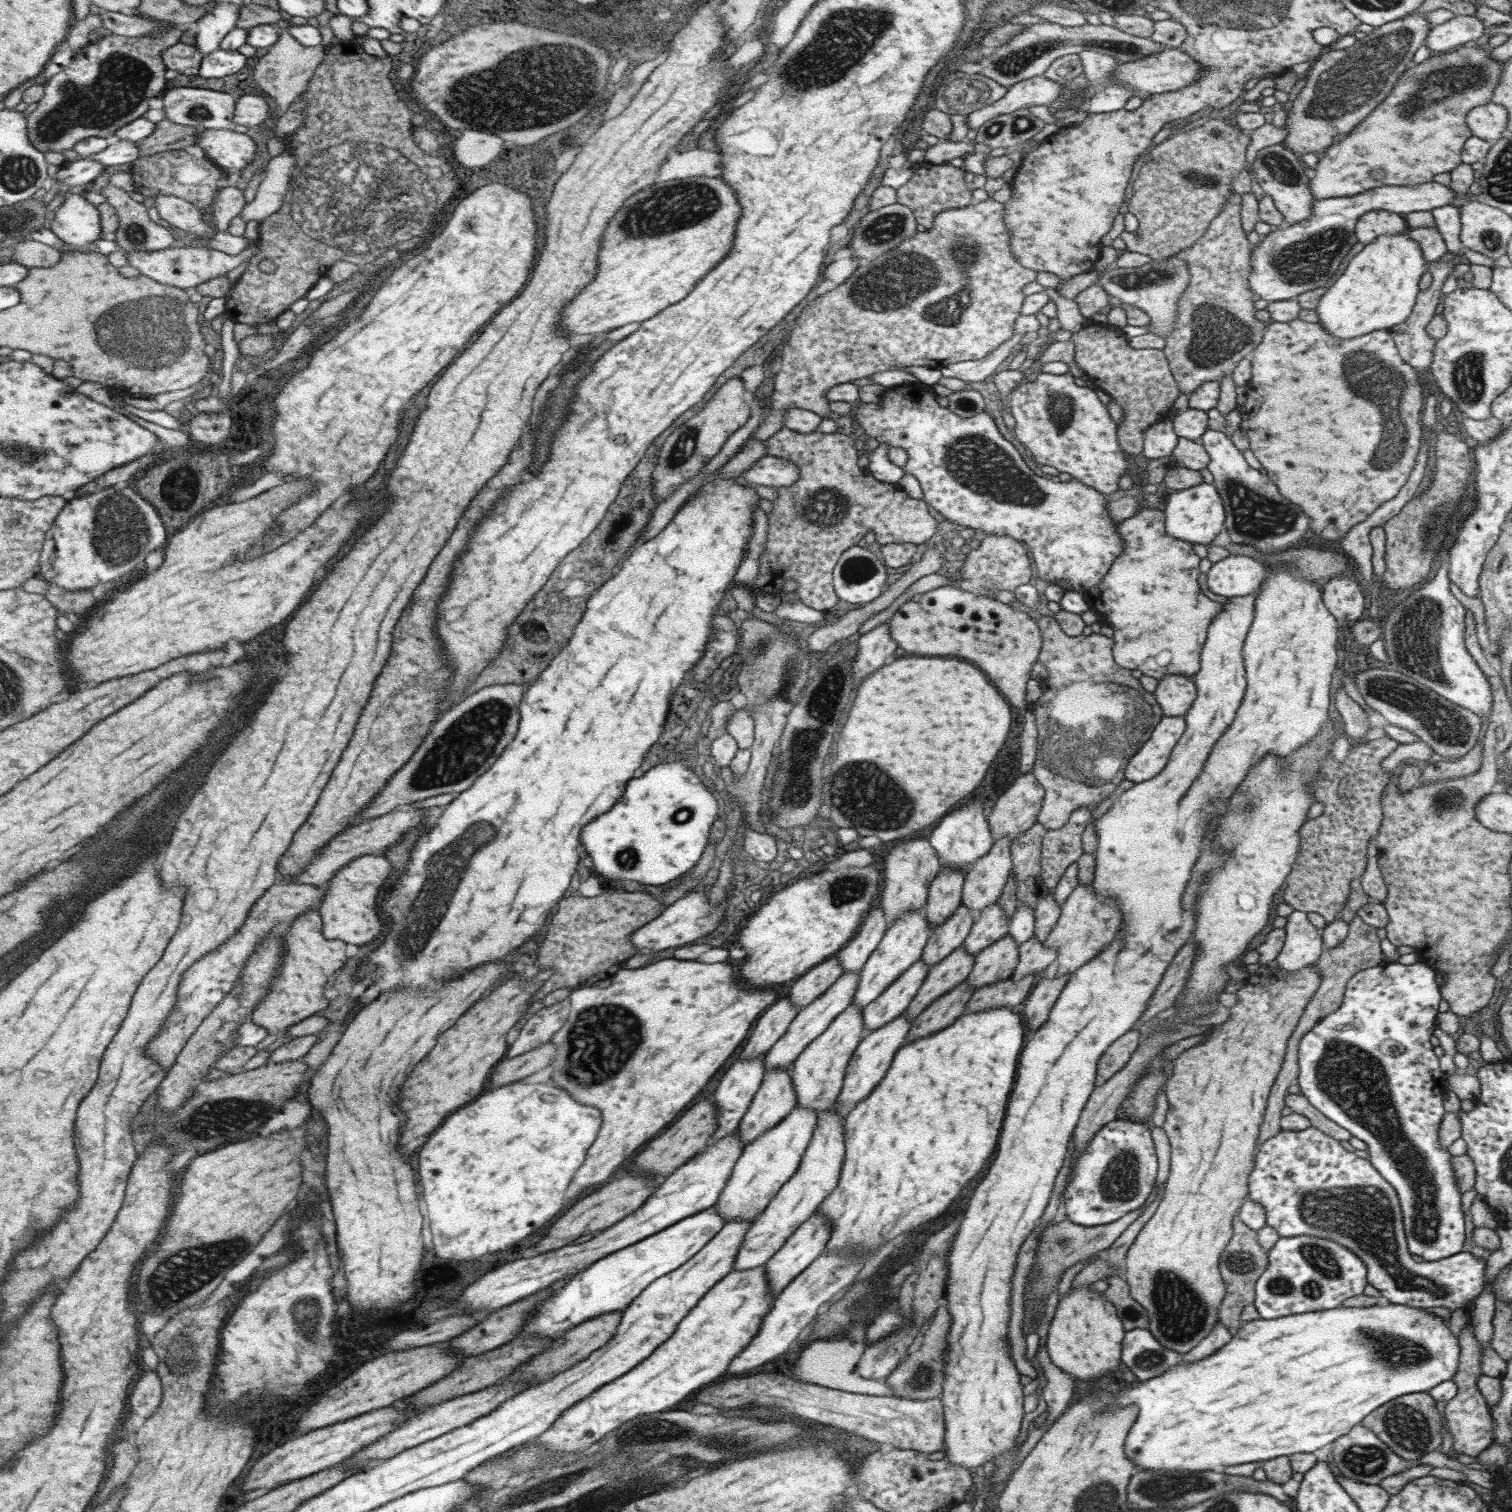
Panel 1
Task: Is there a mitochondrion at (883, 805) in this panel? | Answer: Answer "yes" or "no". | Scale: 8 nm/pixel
yes

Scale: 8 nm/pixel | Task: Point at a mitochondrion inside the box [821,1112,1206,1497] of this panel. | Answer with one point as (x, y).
(1120, 1182)

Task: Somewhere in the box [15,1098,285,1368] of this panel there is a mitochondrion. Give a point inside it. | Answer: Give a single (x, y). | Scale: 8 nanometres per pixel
(196, 1265)

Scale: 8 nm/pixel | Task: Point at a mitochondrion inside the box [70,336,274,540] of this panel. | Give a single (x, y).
(179, 489)

